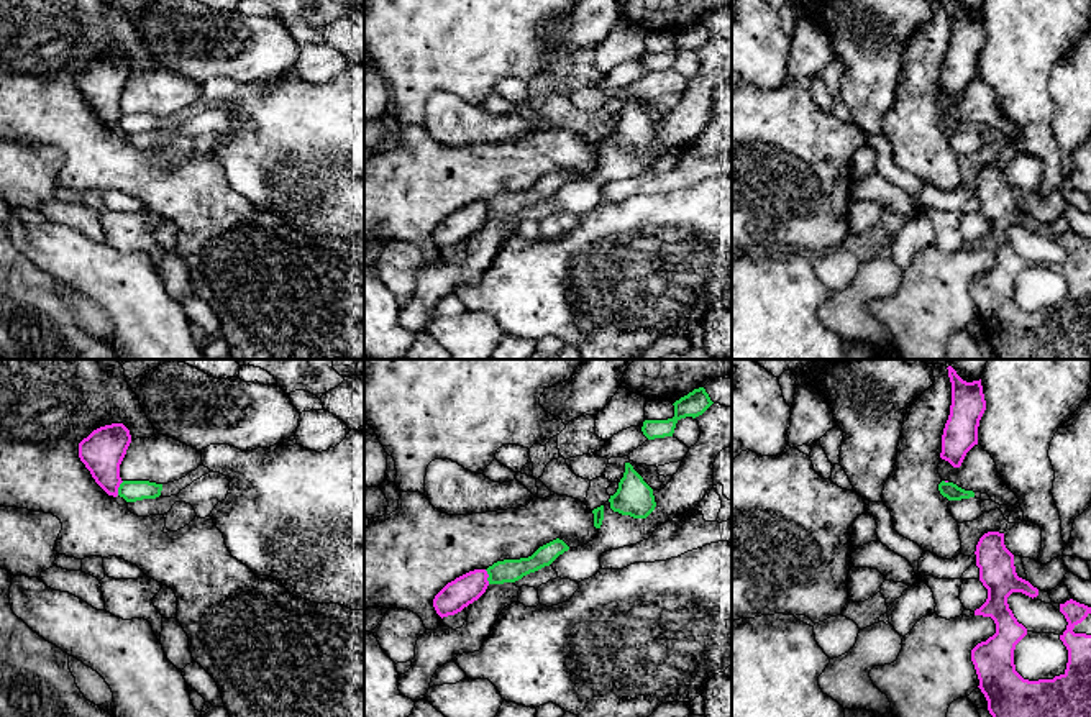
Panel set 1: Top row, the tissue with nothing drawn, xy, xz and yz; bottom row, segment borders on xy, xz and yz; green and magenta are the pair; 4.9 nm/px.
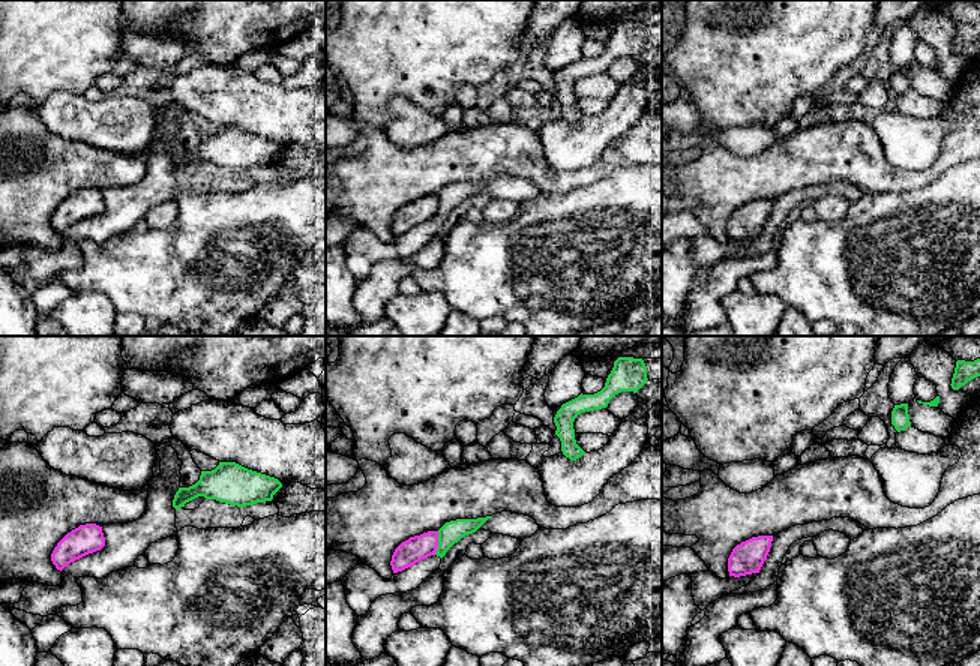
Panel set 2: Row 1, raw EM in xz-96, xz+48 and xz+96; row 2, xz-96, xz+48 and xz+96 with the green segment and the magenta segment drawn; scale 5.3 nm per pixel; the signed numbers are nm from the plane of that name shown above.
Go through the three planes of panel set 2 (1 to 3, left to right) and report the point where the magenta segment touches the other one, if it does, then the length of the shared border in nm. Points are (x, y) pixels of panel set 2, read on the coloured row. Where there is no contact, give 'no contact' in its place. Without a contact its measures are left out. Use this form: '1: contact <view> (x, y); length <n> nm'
1: no contact
2: contact xz+48 (438, 543); length 130 nm
3: no contact

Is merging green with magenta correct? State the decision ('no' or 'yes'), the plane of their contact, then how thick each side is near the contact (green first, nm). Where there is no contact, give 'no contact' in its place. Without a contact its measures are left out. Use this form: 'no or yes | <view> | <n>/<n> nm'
no | xy | 110/220 nm

